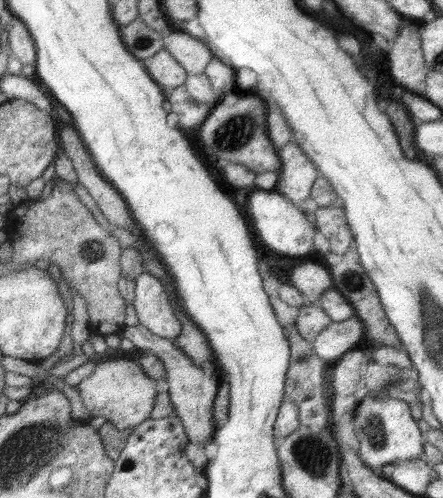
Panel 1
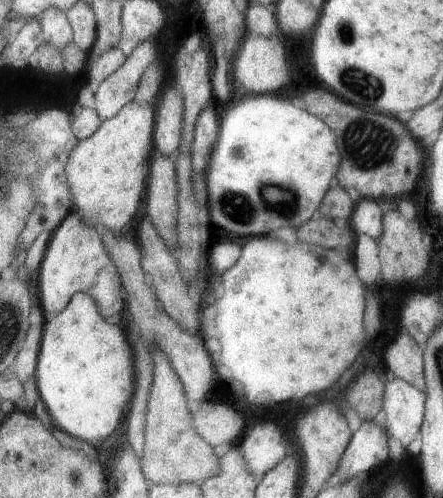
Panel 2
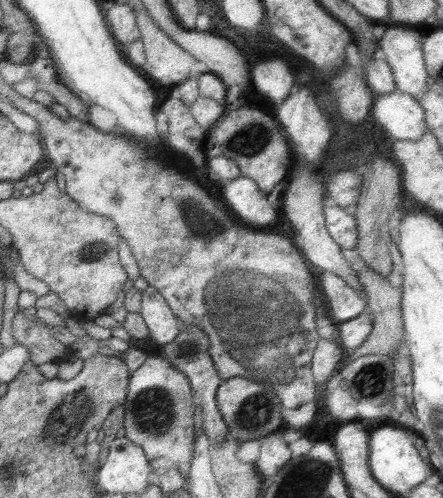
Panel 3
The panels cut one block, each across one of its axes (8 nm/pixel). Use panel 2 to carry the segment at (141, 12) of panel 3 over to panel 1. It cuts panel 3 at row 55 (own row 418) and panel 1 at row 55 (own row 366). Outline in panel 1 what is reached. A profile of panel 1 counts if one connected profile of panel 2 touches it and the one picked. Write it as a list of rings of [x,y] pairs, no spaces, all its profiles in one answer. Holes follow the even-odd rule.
[[[165,48],[155,52],[151,58],[145,58],[143,68],[165,90],[173,90],[177,86],[183,86],[187,80],[187,72],[171,58],[171,54]]]

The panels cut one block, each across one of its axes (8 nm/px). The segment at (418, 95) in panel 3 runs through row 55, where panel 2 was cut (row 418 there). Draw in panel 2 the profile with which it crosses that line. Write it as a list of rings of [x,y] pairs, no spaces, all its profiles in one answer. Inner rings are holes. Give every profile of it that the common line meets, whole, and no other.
[[[391,376],[383,386],[381,398],[381,426],[385,434],[399,440],[401,448],[409,448],[421,430],[425,414],[425,392],[407,384],[405,380]]]

